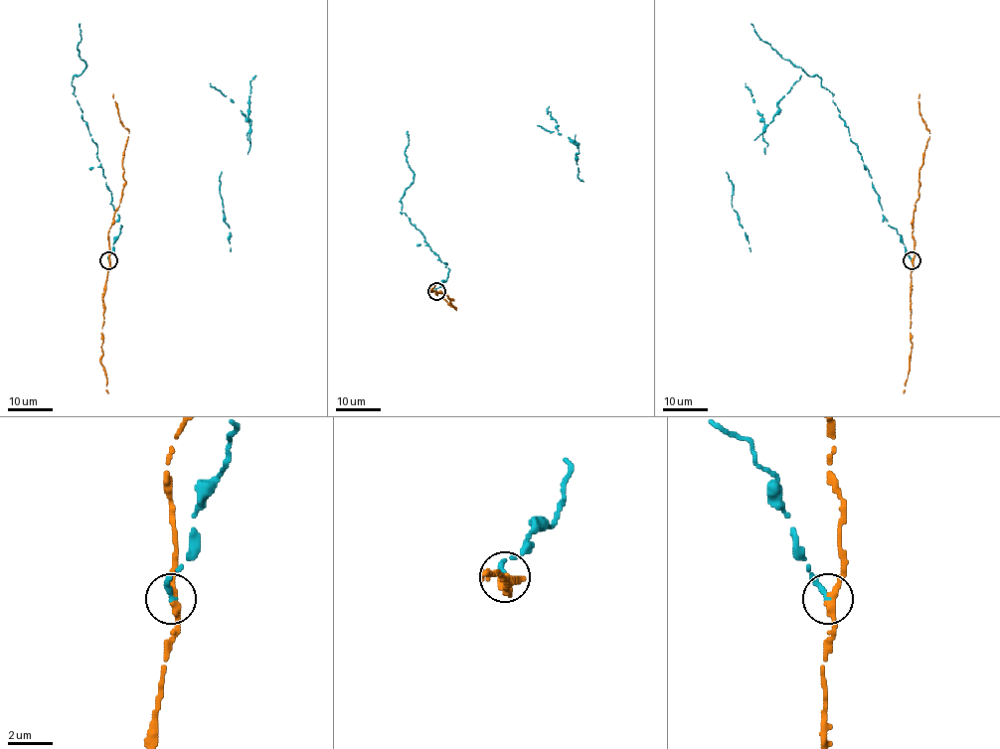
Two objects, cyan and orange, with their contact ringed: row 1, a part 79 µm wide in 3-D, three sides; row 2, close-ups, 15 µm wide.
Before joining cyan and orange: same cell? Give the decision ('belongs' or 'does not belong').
does not belong

